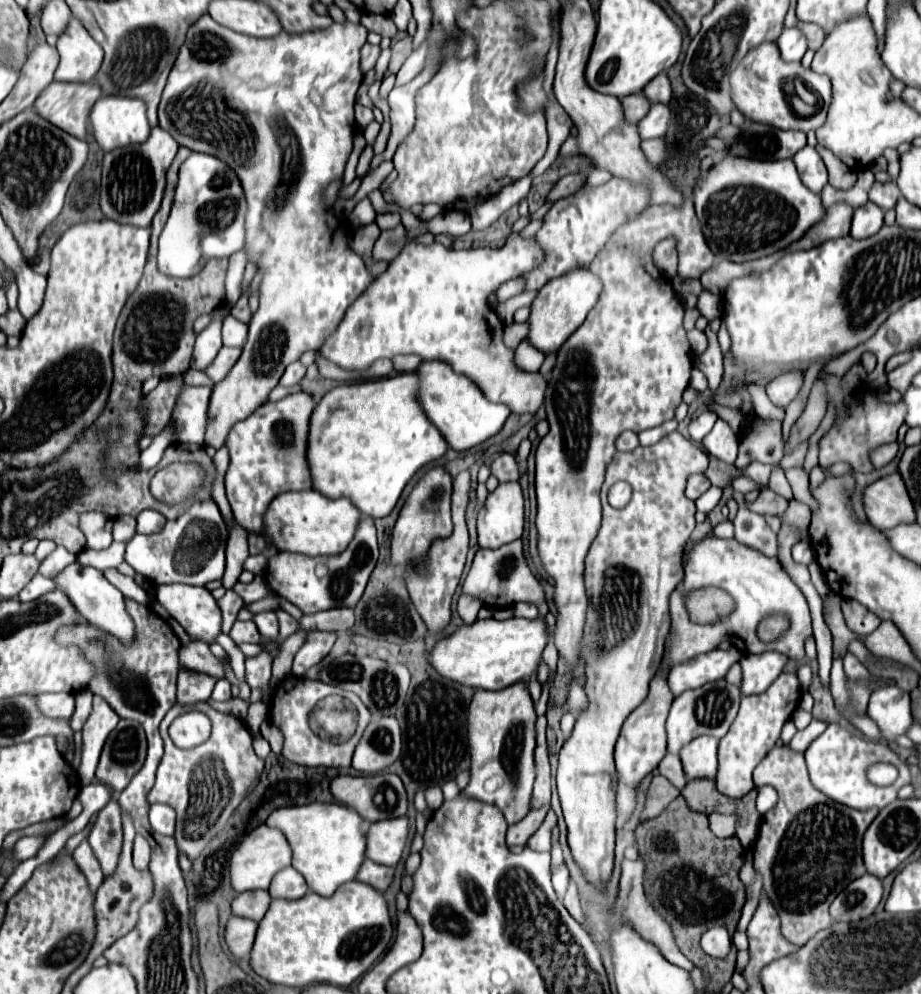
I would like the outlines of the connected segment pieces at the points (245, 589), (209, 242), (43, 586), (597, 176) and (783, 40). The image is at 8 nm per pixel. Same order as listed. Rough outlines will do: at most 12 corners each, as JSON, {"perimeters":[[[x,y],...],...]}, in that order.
{"perimeters":[[[262,574],[250,584],[236,582],[234,590],[246,604],[272,594]],[[192,152],[160,234],[158,268],[190,278],[244,246],[234,170]],[[36,574],[18,594],[20,602],[40,598],[56,588],[54,580]],[[594,169],[587,185],[596,187],[612,179],[605,170]],[[784,30],[776,40],[786,62],[800,62],[806,38],[800,30]]]}

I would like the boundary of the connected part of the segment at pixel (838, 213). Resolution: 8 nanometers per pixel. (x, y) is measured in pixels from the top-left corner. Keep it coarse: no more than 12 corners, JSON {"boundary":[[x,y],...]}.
{"boundary":[[830,206],[824,222],[812,226],[788,250],[810,250],[850,234],[852,208]]}

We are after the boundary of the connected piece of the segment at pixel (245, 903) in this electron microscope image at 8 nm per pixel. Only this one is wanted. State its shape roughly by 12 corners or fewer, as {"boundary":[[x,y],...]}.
{"boundary":[[266,890],[242,892],[232,914],[260,922],[272,898]]}

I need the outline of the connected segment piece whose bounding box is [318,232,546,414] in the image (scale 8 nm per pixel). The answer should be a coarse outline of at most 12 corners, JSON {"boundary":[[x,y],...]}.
{"boundary":[[406,244],[318,356],[444,360],[490,402],[536,414],[546,380],[490,328],[488,296],[544,262]]}

